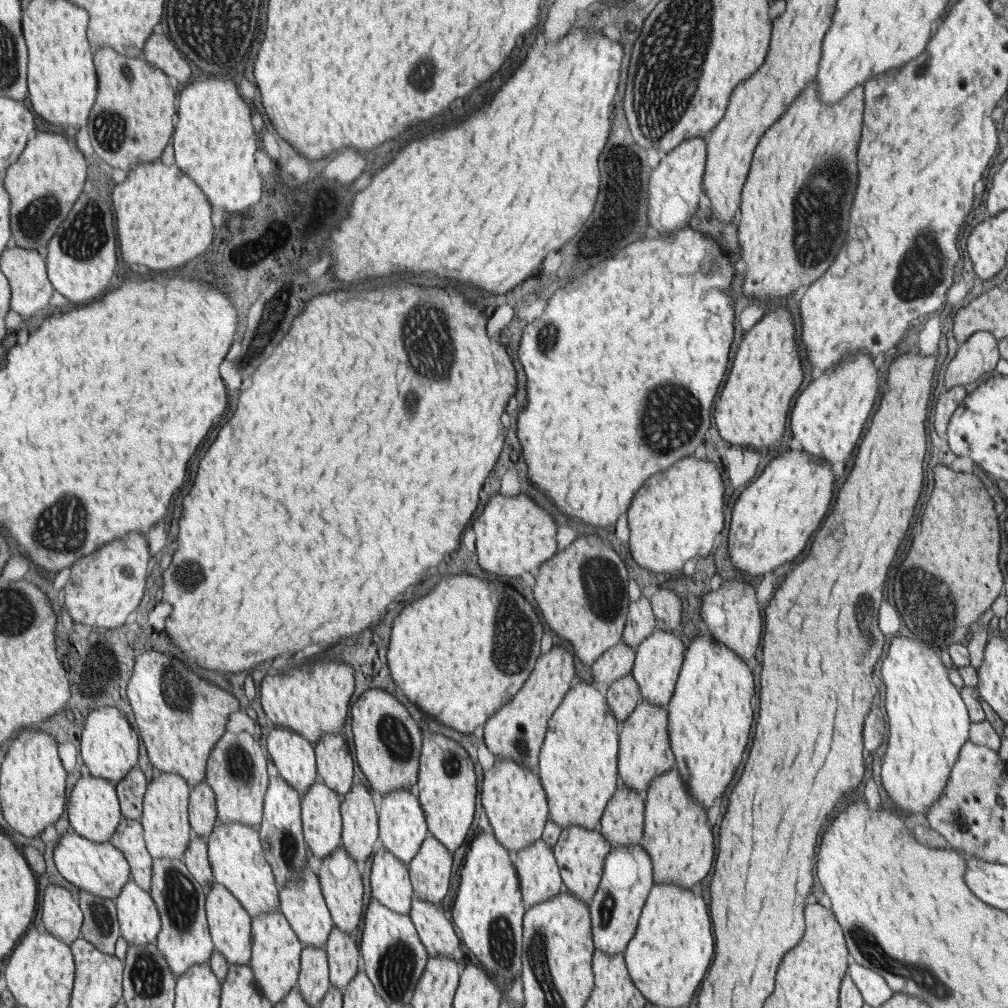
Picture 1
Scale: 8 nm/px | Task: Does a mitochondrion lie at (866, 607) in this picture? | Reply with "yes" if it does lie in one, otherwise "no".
yes

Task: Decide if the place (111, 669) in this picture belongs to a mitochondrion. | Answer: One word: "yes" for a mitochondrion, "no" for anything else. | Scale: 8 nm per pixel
no

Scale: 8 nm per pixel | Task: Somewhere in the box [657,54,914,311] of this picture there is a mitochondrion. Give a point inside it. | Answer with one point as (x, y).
(818, 210)

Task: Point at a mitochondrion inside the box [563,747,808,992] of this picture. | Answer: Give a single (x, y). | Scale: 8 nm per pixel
(607, 908)

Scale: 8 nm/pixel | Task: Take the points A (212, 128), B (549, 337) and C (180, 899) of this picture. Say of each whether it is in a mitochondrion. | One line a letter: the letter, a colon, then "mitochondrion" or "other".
A: other
B: mitochondrion
C: mitochondrion

